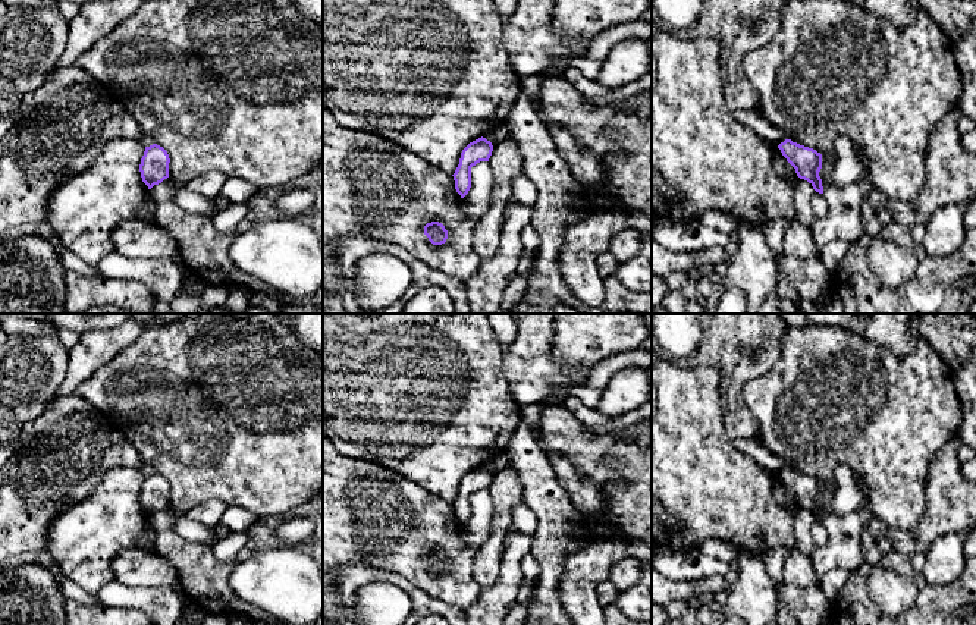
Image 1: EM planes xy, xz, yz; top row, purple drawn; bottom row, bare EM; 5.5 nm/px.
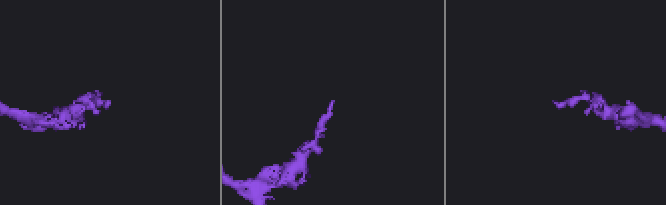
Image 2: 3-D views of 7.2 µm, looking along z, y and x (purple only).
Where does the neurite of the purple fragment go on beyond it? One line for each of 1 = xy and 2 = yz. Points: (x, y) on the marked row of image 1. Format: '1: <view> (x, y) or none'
1: none
2: none

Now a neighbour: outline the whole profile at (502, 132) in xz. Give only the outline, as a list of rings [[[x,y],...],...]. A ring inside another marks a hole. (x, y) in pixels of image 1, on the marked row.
[[[505,122],[496,126],[493,131],[487,132],[483,138],[492,142],[495,147],[500,141],[506,141],[511,138],[511,126]]]

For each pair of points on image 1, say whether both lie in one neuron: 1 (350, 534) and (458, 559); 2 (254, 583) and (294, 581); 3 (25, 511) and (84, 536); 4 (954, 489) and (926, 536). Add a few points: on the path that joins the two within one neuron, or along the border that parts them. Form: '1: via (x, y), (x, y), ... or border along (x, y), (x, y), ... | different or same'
1: via (377, 534), (432, 534) | same
2: via (264, 581), (283, 581) | same
3: border along (79, 502), (68, 506), (52, 521), (44, 547) | different
4: via (945, 501), (945, 512), (934, 524) | same

